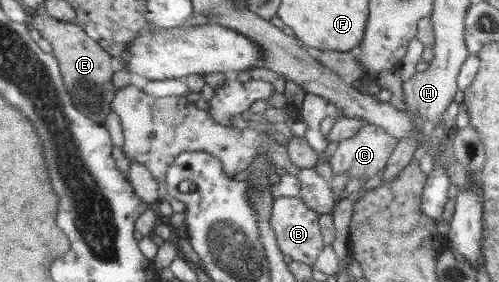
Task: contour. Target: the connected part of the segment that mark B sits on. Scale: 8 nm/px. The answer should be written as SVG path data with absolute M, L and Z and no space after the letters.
M282 196L274 199L269 221L276 235L278 248L284 256L290 256L296 262L313 266L326 245L319 227L319 216L318 212L310 210L299 197Z

